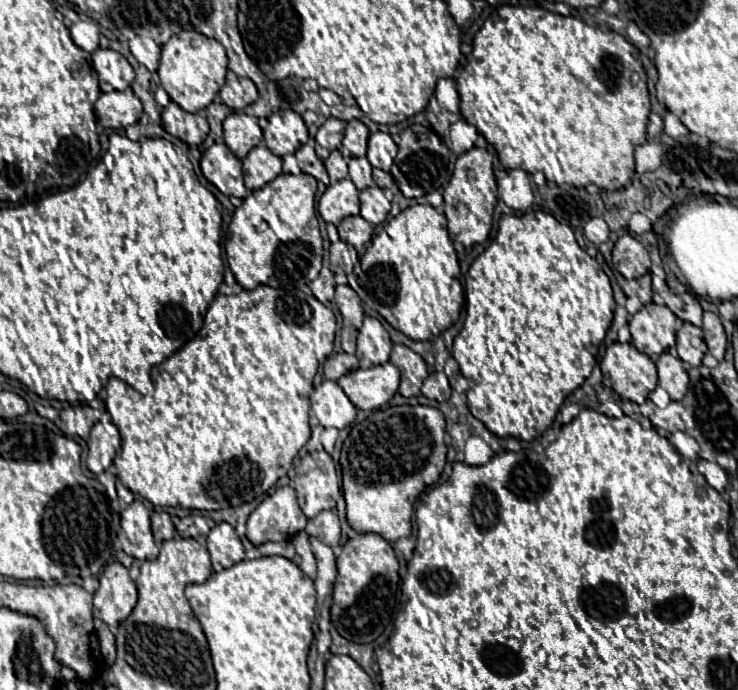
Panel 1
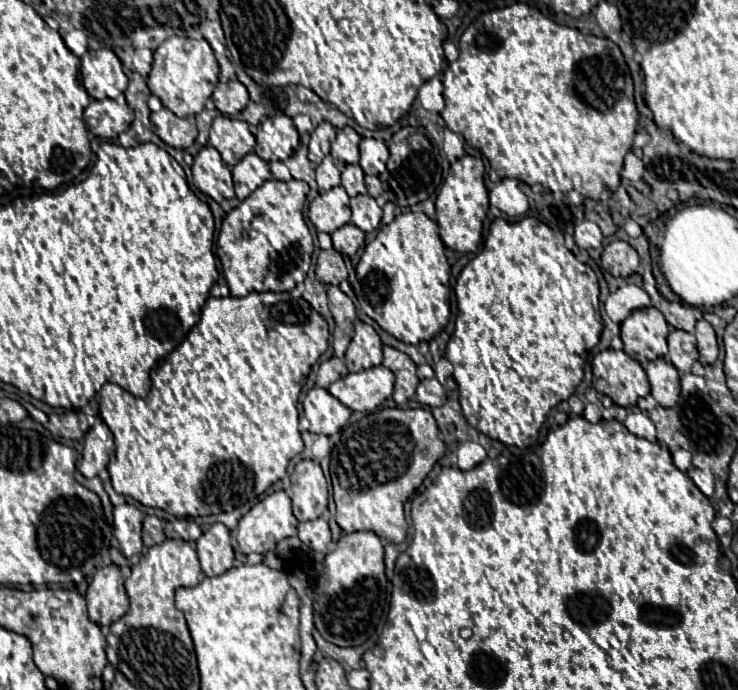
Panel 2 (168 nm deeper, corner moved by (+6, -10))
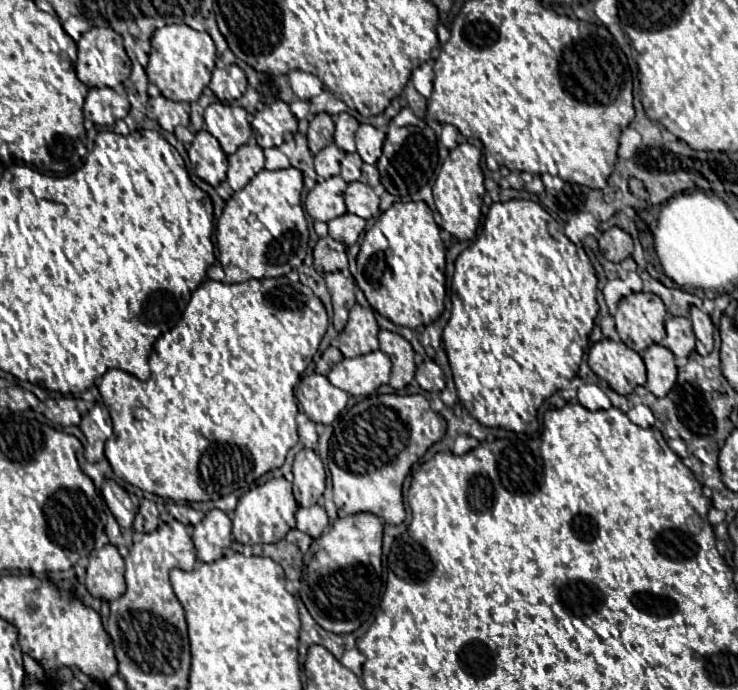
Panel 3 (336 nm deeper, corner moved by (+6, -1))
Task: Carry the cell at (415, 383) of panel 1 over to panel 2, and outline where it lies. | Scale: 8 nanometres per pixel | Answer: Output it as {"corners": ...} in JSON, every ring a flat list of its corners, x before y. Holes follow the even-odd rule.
{"corners":[[383,346,383,366,395,374,393,400,399,406,403,406,411,398,415,398,415,388,419,384,419,378,417,378,417,366,411,362,411,358,391,346]]}

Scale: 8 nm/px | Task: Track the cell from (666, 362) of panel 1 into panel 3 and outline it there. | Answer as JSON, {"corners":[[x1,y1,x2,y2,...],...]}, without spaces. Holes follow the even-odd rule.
{"corners":[[651,345,643,353,643,361,647,367,645,387,655,397,665,397,677,379,677,367,673,361,673,353,669,353,669,349,665,349,663,345]]}

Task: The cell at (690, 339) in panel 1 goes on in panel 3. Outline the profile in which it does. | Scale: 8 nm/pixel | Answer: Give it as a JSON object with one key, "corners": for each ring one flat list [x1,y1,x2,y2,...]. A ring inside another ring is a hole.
{"corners":[[667,317,665,321,665,341,661,341,663,347,671,349,677,357,687,357,695,349,695,333,691,327,691,321,685,317]]}

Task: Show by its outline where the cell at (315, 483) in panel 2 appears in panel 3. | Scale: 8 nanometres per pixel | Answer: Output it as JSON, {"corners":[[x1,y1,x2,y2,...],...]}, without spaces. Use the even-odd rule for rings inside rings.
{"corners":[[301,449,293,463,293,495,301,507,311,507,325,491,325,469,313,449]]}

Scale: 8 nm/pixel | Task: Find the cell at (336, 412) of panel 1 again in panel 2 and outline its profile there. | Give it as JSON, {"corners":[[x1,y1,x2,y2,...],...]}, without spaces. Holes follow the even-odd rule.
{"corners":[[315,386,303,398,303,414,311,424,309,432,333,436,347,424,351,410,325,388]]}

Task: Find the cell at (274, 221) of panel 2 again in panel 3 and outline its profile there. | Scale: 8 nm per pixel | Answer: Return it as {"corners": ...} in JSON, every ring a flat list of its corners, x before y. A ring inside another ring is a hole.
{"corners":[[263,169,225,203,223,215,217,221,217,249,227,283,281,277,293,269,293,257,305,259,309,231,301,207,301,189,303,175,299,169]]}

